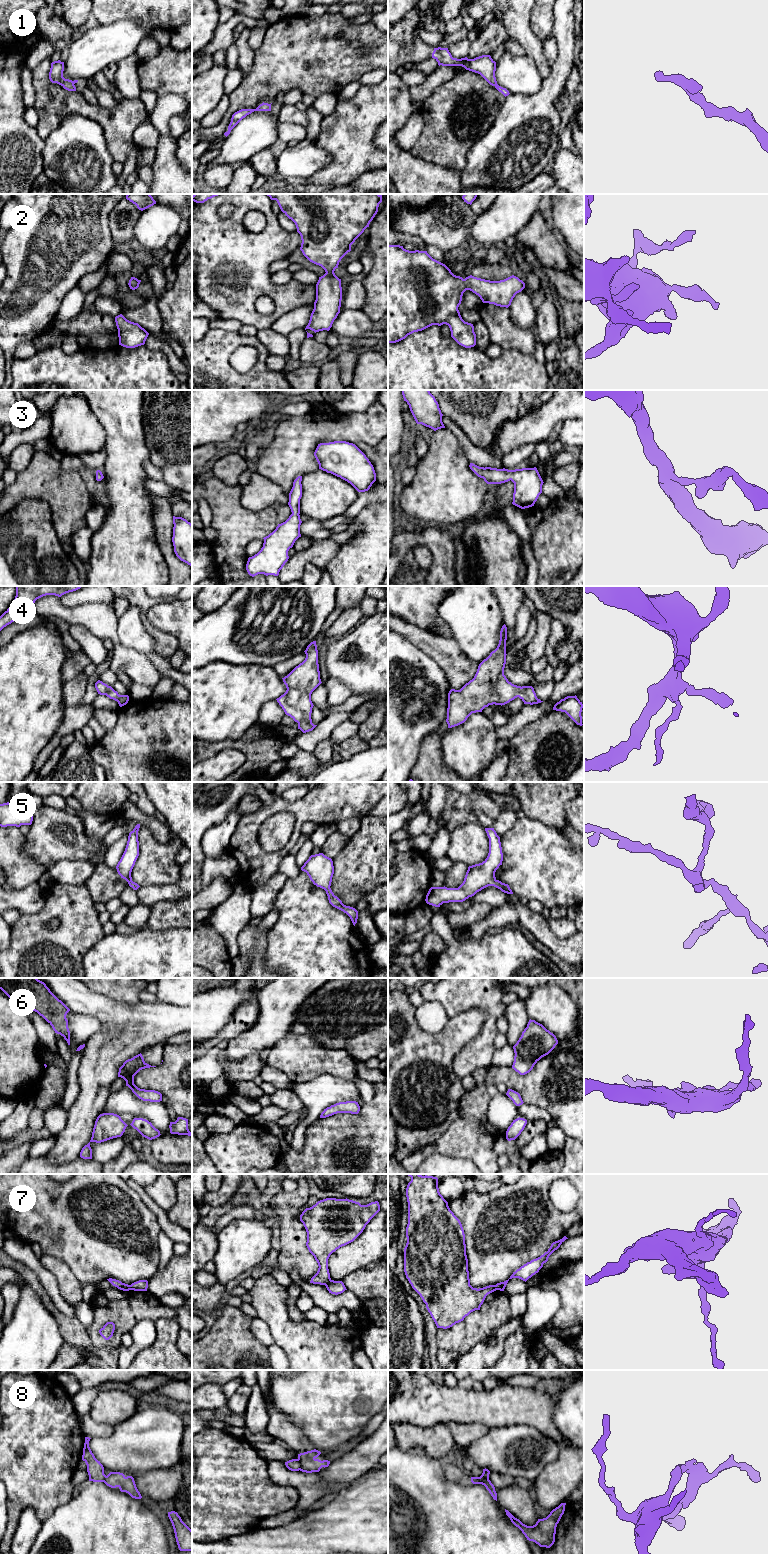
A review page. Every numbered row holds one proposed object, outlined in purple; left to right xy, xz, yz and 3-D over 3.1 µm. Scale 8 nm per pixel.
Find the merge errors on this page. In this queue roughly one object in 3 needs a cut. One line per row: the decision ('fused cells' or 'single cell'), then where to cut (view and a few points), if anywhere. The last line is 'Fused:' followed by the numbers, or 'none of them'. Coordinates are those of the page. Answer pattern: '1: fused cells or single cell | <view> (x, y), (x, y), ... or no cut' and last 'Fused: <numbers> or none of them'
1: single cell | no cut
2: single cell | no cut
3: single cell | no cut
4: single cell | no cut
5: single cell | no cut
6: single cell | no cut
7: fused cells | xz (330, 1279), (325, 1285)
8: fused cells | xz (297, 1459), (300, 1463), (300, 1469)
Fused: 7, 8

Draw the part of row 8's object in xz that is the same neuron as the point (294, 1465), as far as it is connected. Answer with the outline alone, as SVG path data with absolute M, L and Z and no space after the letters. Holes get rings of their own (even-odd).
M292 1459L285 1462L286 1467L291 1471L299 1471L301 1467L301 1463L298 1459Z

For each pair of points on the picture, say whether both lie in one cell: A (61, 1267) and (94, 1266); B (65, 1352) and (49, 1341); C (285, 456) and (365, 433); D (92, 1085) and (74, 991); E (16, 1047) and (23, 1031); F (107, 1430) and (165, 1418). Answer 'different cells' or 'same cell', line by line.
A: different cells
B: different cells
C: same cell
D: same cell
E: same cell
F: different cells

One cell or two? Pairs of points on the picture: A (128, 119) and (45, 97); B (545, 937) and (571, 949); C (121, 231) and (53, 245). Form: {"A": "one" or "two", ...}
{"A": "one", "B": "one", "C": "two"}

